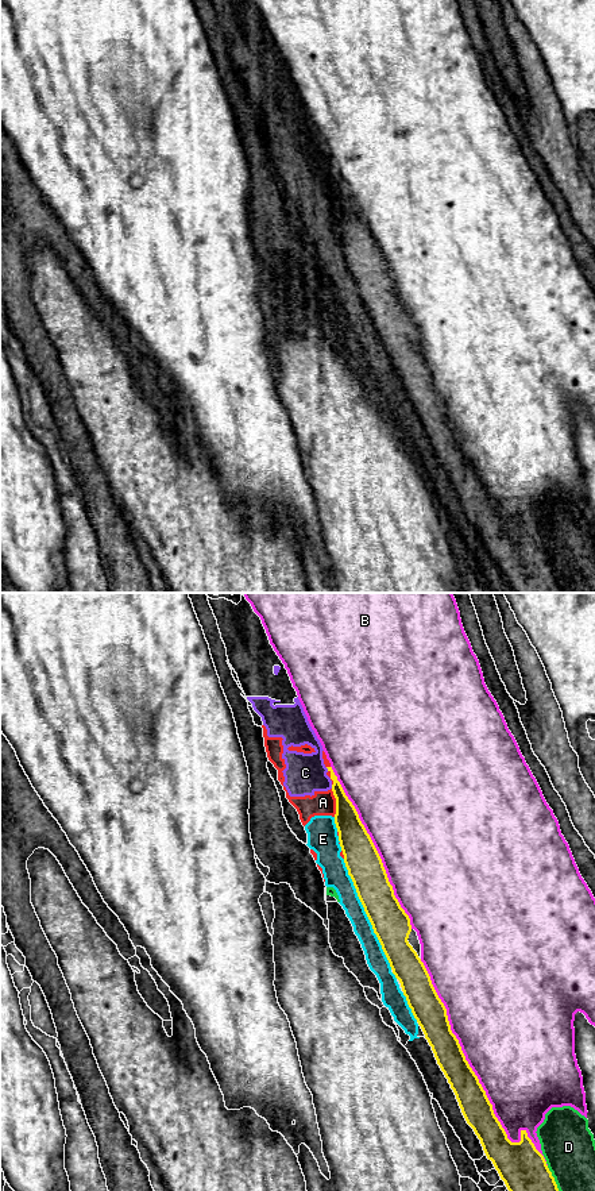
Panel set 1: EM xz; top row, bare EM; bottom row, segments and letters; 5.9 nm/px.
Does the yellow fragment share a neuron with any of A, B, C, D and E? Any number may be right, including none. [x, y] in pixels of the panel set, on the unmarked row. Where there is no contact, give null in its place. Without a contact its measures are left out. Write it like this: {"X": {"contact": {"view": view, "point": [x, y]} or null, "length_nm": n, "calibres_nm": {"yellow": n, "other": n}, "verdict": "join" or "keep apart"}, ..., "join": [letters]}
{"A": {"contact": {"view": "xz", "point": [336, 197]}, "length_nm": 170, "calibres_nm": {"yellow": 180, "other": 140}, "verdict": "keep apart"}, "B": {"contact": {"view": "xz", "point": [475, 470]}, "length_nm": 1400, "calibres_nm": {"yellow": 180, "other": 500}, "verdict": "keep apart"}, "C": {"contact": {"view": "xz", "point": [327, 162]}, "length_nm": 30, "calibres_nm": {"yellow": 100, "other": 240}, "verdict": "keep apart"}, "D": {"contact": {"view": "xz", "point": [555, 577]}, "length_nm": 220, "calibres_nm": {"yellow": 280, "other": 320}, "verdict": "keep apart"}, "E": {"contact": {"view": "xz", "point": [366, 308]}, "length_nm": 700, "calibres_nm": {"yellow": 220, "other": 120}, "verdict": "keep apart"}, "join": []}

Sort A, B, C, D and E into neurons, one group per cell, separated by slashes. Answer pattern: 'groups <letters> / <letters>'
groups A C D E / B

